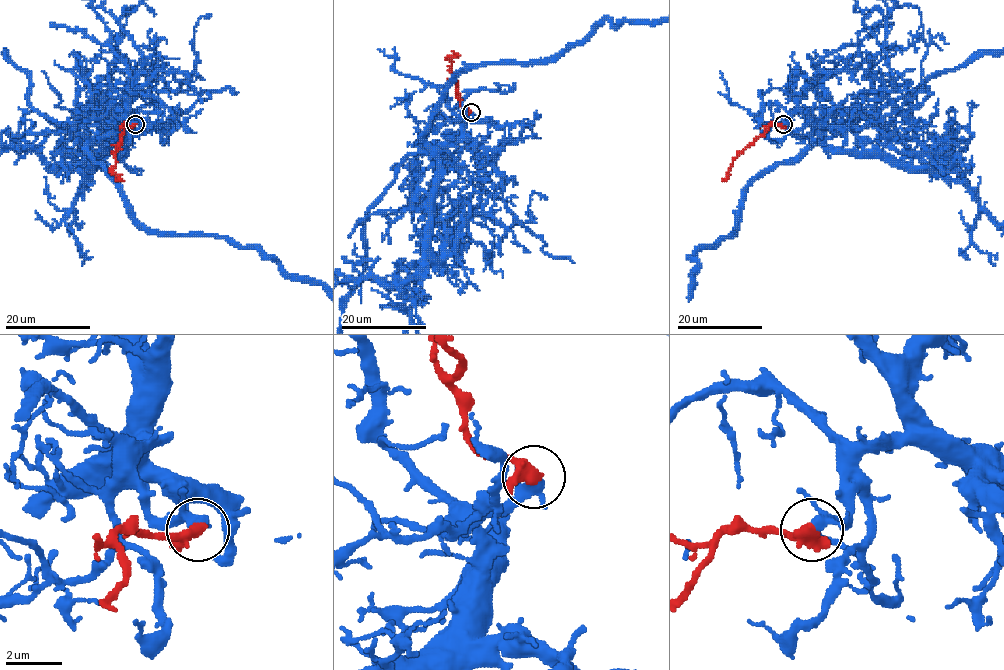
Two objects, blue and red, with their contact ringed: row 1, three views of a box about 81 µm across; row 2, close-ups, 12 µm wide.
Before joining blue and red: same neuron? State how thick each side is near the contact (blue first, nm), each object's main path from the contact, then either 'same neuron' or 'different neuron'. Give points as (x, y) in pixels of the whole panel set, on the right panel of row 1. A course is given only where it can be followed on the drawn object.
360/360 nm | red via (783, 124), (771, 124), (733, 160), (727, 178), (721, 179) | same neuron

